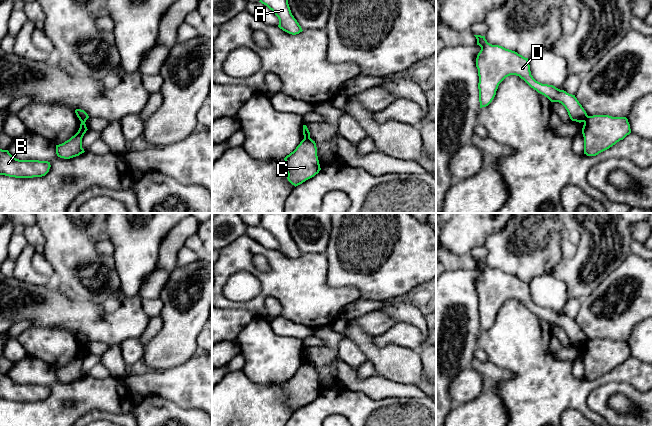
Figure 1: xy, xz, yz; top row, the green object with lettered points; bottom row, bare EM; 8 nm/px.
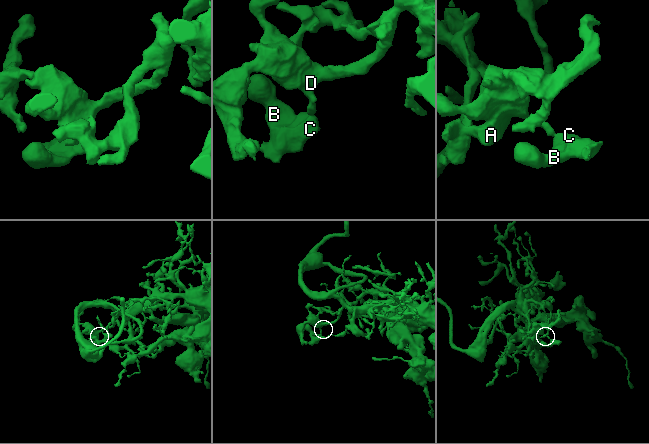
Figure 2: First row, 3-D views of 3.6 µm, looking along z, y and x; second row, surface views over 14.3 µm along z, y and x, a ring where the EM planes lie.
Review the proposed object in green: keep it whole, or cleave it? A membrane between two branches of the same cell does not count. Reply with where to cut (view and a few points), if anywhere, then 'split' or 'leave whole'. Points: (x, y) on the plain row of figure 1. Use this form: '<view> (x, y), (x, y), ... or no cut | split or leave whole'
xz (304, 361), (309, 362) | split

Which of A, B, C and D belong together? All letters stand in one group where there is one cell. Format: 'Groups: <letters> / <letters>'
Groups: A D / B C

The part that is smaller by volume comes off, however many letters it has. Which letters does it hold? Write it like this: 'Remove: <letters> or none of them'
Remove: B, C

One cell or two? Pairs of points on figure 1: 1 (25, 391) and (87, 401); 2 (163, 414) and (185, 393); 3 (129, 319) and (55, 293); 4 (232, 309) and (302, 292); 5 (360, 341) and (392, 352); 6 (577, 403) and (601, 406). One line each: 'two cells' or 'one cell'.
1: one cell
2: two cells
3: one cell
4: one cell
5: one cell
6: two cells

